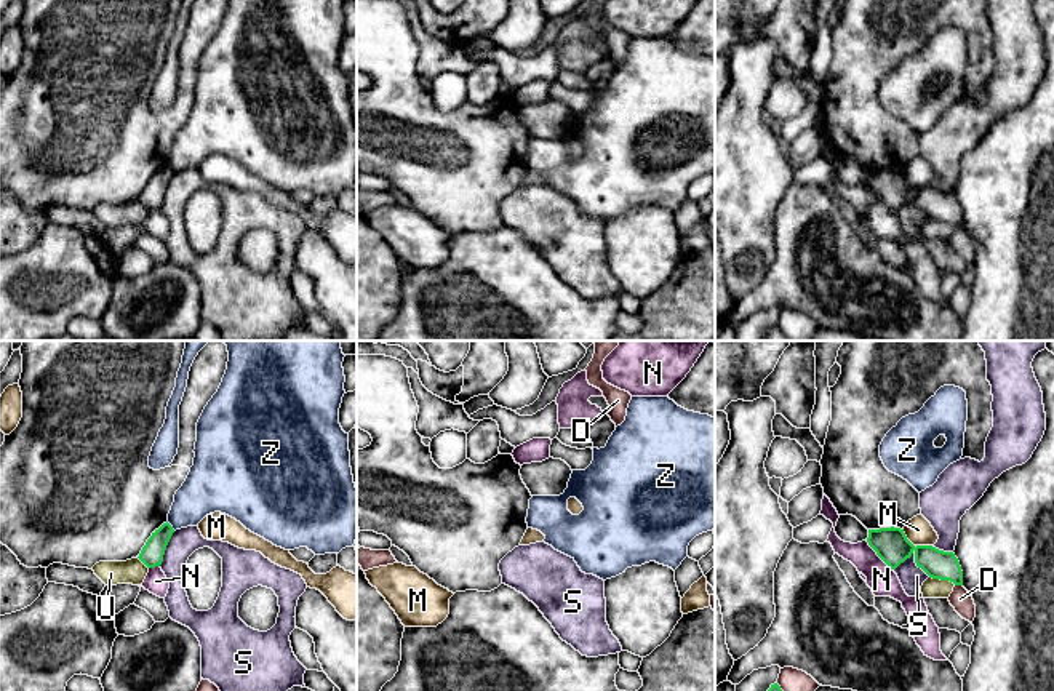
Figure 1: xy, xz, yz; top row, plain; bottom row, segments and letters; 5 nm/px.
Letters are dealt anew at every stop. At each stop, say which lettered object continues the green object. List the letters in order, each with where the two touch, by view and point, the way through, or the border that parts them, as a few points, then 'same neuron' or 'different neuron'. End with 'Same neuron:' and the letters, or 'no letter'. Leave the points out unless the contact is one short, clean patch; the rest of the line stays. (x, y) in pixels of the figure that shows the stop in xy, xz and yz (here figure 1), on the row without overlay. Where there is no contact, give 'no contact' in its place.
D: yz (958, 226) | different neuron
M: yz (906, 179) | different neuron
N: yz (877, 195) | along yz (866, 183), (891, 211) | different neuron
S: yz (915, 199) | different neuron
U: yz (942, 221) | different neuron
Z: xy (171, 168) | along xy (167, 163), (175, 171) | different neuron
Same neuron: no letter

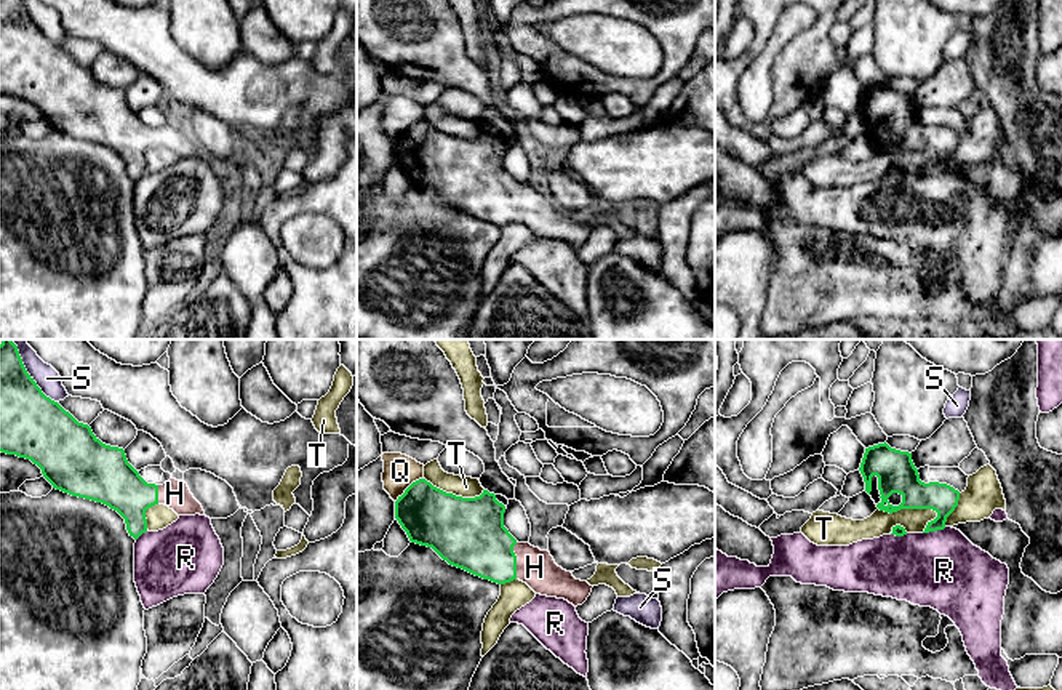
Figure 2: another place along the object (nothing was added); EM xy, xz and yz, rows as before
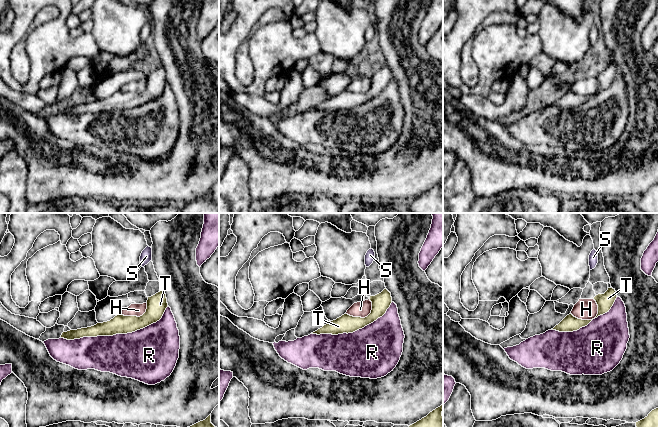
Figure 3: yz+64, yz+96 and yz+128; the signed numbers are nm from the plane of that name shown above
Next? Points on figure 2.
H: xz (515, 202) | same neuron
Q: xz (407, 130) | different neuron
R: yz (934, 172) | different neuron
S: xy (35, 24) | different neuron
T: yz (909, 149) | different neuron
Same neuron: H

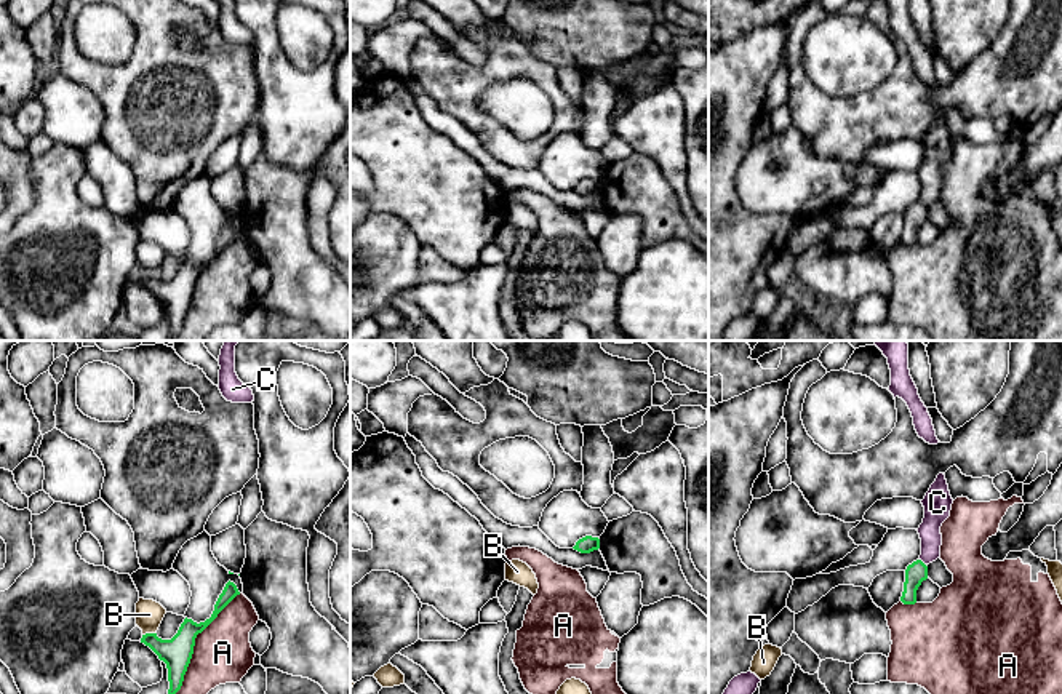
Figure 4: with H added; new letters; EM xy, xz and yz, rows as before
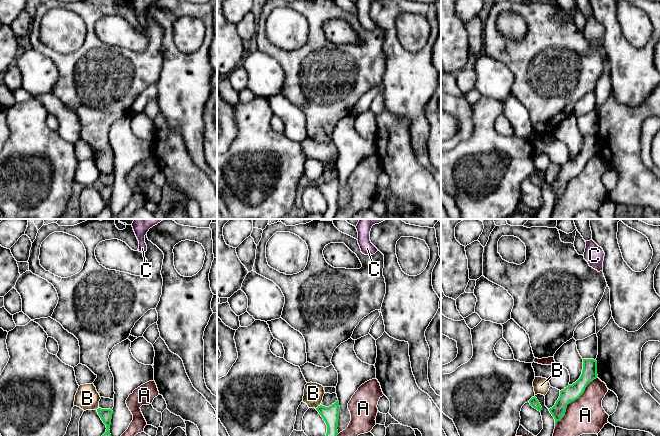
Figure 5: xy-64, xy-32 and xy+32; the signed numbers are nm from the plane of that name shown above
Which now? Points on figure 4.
A: xy (194, 287) | different neuron
B: xy (149, 275) | along xy (155, 274), (143, 277) | different neuron
C: yz (922, 203) | along yz (920, 200), (925, 207) | different neuron
Same neuron: no letter

